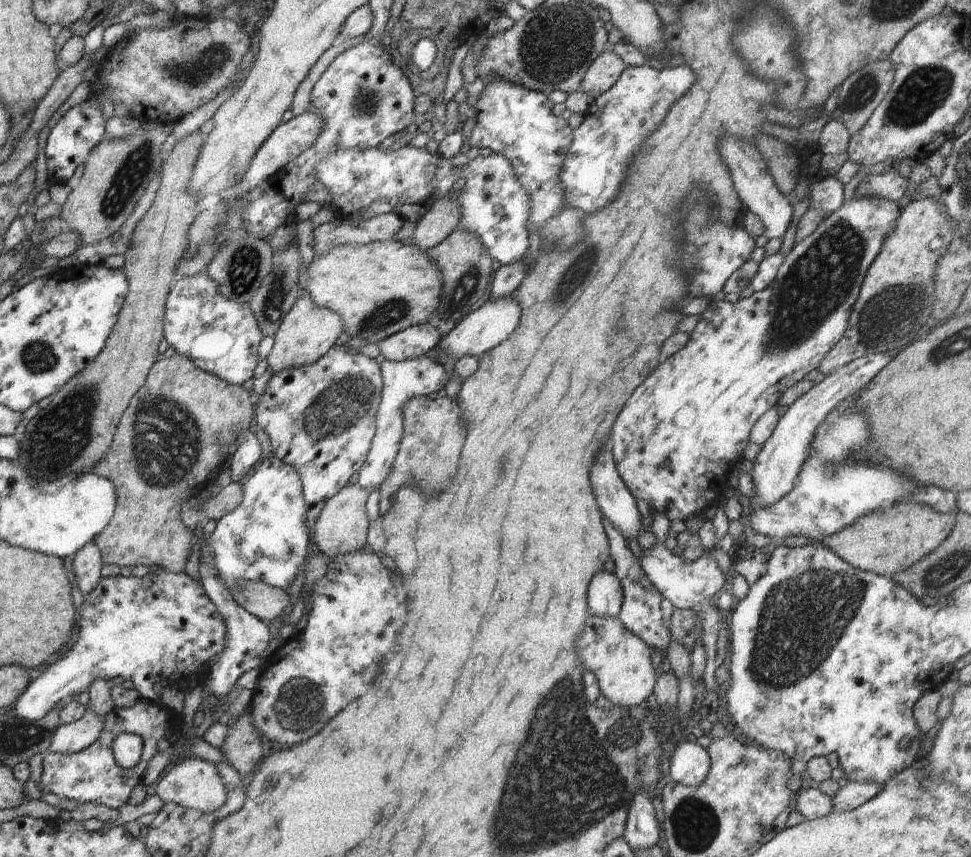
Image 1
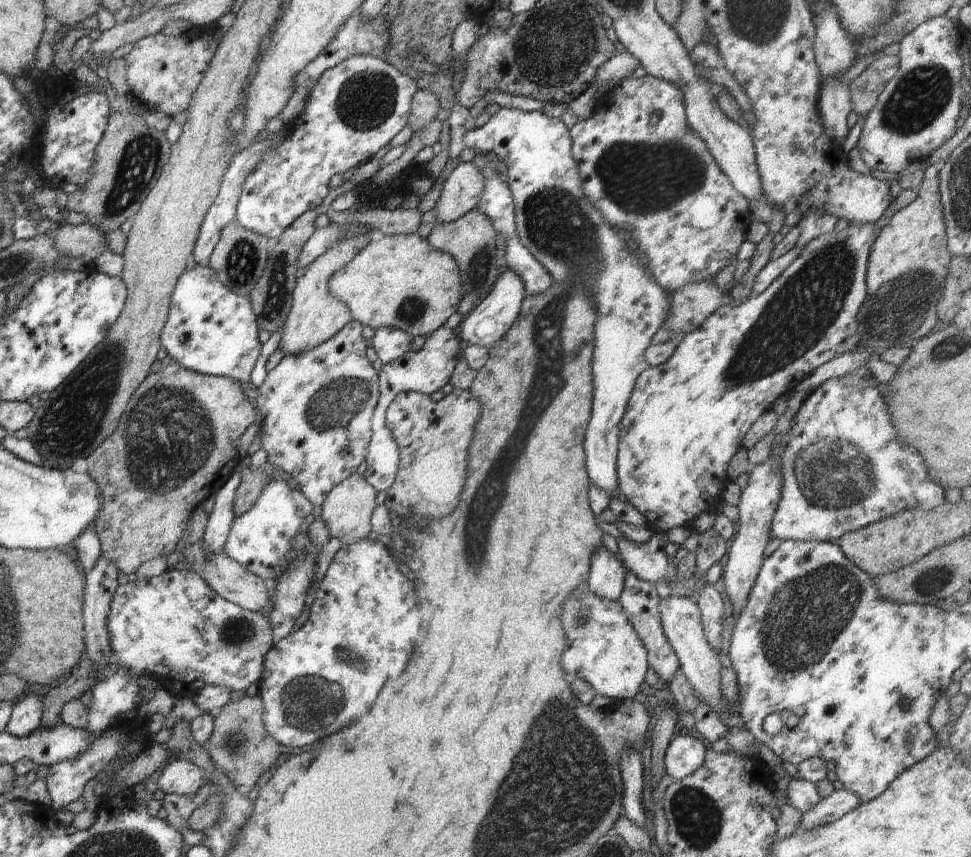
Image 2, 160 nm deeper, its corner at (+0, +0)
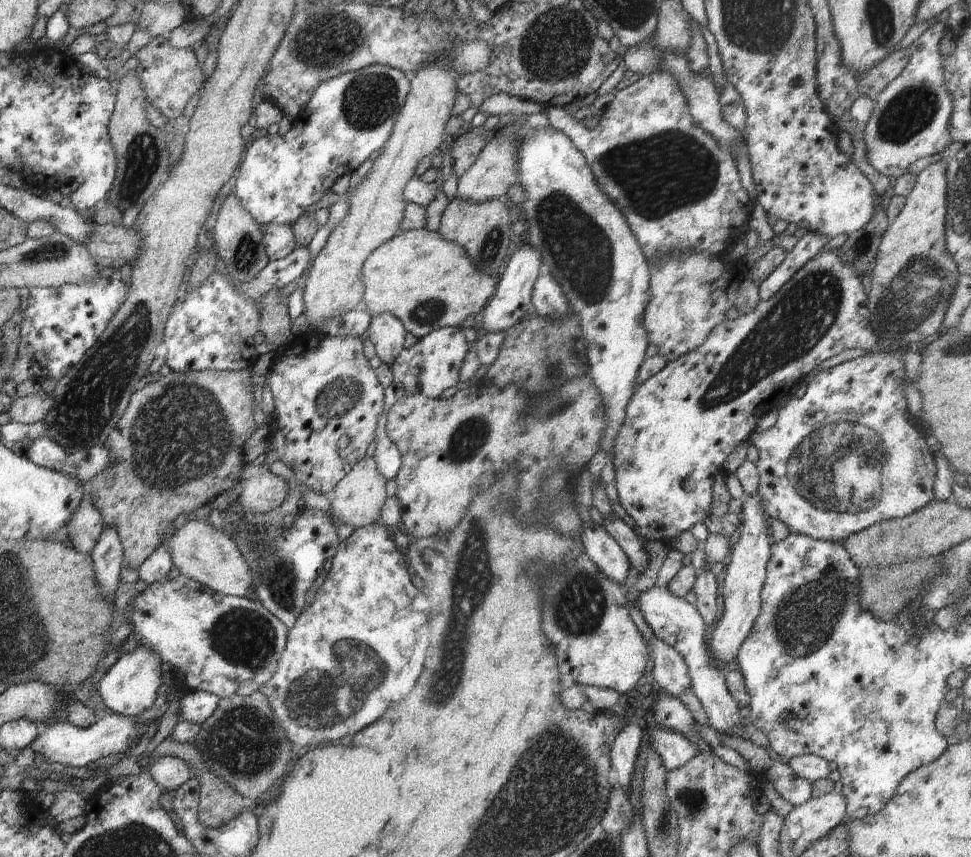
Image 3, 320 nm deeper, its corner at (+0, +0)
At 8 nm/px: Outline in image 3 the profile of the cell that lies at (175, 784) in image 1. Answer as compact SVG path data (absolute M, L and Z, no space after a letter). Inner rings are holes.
M163 756L146 763L147 769L163 792L177 789L192 778L192 770L186 761L173 756Z

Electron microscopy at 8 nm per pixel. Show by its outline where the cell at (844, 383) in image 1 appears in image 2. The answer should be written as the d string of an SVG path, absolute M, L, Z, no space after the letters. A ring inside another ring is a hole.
M773 453L762 465L750 467L748 484L741 490L737 504L740 526L734 541L731 542L726 567L723 568L723 583L726 593L729 594L725 599L728 607L733 607L729 609L733 609L736 619L746 608L748 597L765 560L764 552L766 552L766 544L772 539L771 524L779 501L780 489L781 471L779 461Z

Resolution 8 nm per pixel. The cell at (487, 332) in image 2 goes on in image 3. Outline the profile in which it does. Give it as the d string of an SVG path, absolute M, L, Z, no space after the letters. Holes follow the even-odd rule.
M530 243L523 244L514 254L512 254L508 264L500 271L500 278L496 285L494 296L490 298L488 304L483 308L482 314L478 316L478 327L483 336L494 335L496 331L508 330L516 324L530 308L532 308L531 296L536 279L540 276L540 266L543 258L538 247Z

